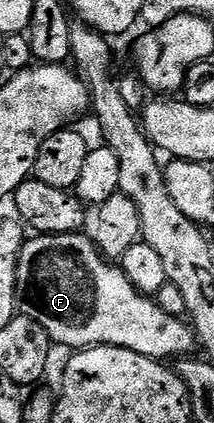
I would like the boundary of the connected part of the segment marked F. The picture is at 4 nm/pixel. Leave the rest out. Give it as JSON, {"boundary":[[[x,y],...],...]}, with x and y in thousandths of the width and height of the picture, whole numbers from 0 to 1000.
{"boundary":[[[393,548],[168,553],[117,570],[75,636],[89,740],[196,766],[248,811],[336,818],[341,830],[407,827],[421,818],[547,818],[734,851],[893,839],[879,835],[925,818],[916,785],[893,768],[855,749],[818,752],[757,738],[757,728],[706,702],[650,695],[556,626],[491,610],[444,570],[402,556]]]}

